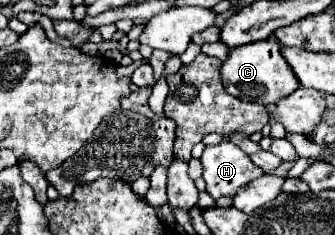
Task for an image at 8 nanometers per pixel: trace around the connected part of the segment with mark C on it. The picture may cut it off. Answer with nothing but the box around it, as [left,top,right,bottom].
[221,37,301,107]

